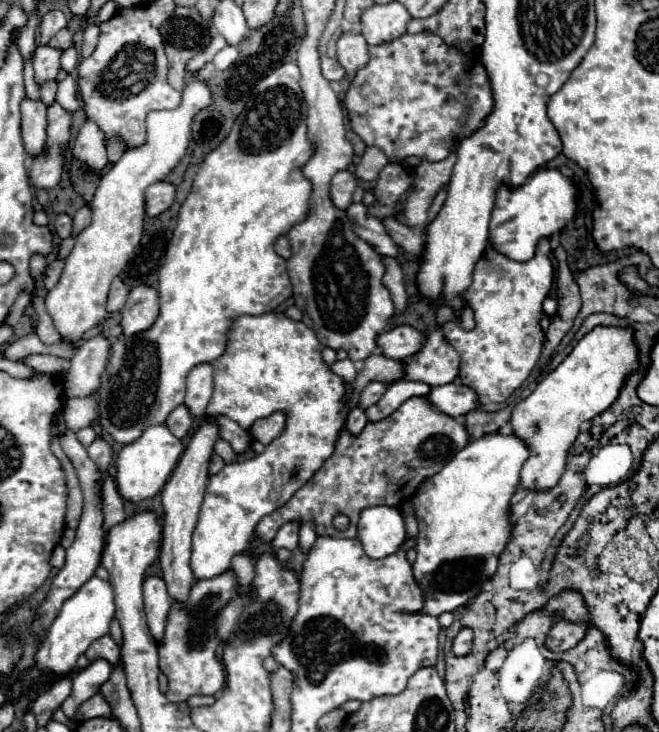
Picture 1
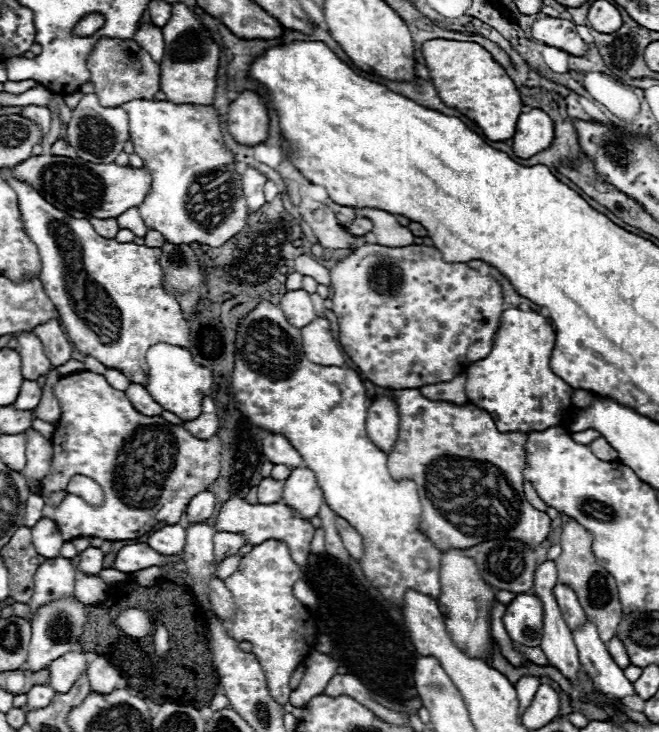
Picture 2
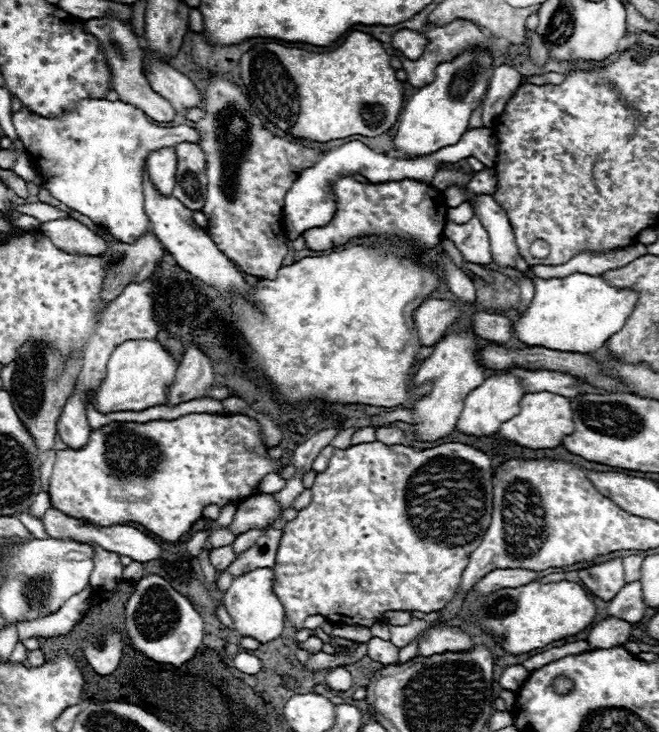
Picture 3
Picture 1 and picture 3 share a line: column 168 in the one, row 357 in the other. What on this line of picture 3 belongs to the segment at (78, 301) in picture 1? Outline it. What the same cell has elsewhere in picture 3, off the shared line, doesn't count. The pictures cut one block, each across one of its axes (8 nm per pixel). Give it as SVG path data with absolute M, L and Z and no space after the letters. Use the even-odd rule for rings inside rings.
M128 340L110 354L106 376L100 388L94 392L96 410L100 414L110 412L140 412L158 404L166 404L168 386L176 376L176 360L156 340Z

